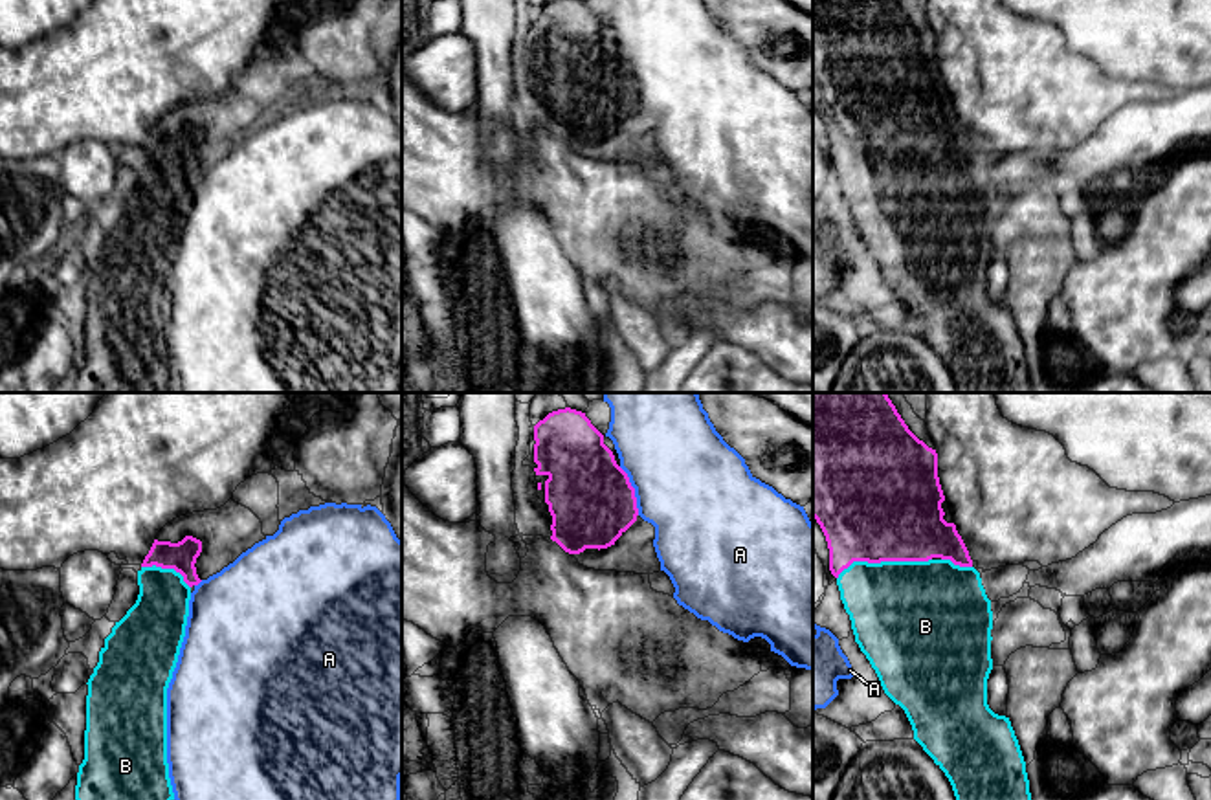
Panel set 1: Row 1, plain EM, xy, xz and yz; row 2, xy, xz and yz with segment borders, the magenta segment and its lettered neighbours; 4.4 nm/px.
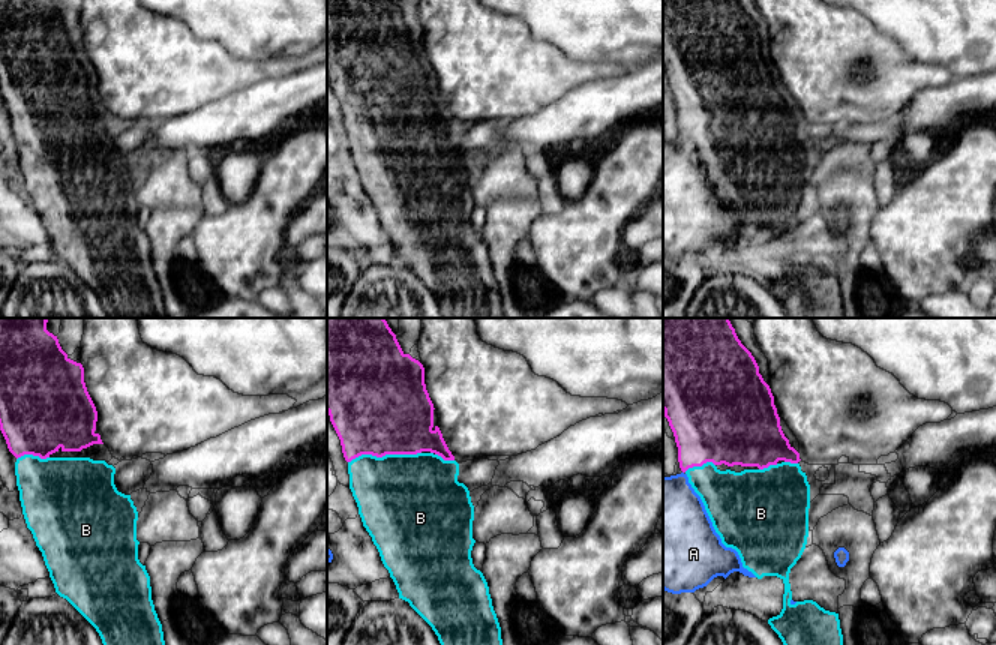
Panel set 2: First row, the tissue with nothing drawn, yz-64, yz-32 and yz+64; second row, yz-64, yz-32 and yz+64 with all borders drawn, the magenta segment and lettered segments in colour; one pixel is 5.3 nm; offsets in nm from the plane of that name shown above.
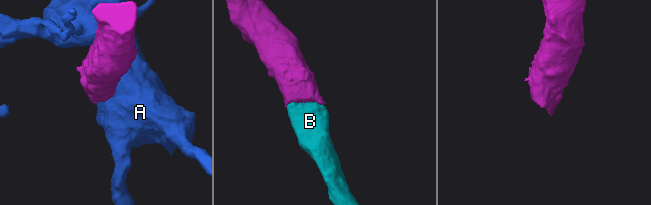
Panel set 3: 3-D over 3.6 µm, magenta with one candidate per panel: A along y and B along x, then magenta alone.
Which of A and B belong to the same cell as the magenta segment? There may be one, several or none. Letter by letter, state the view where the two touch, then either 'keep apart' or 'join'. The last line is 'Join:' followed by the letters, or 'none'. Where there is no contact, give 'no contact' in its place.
A: xz | keep apart
B: yz | join
Join: B

